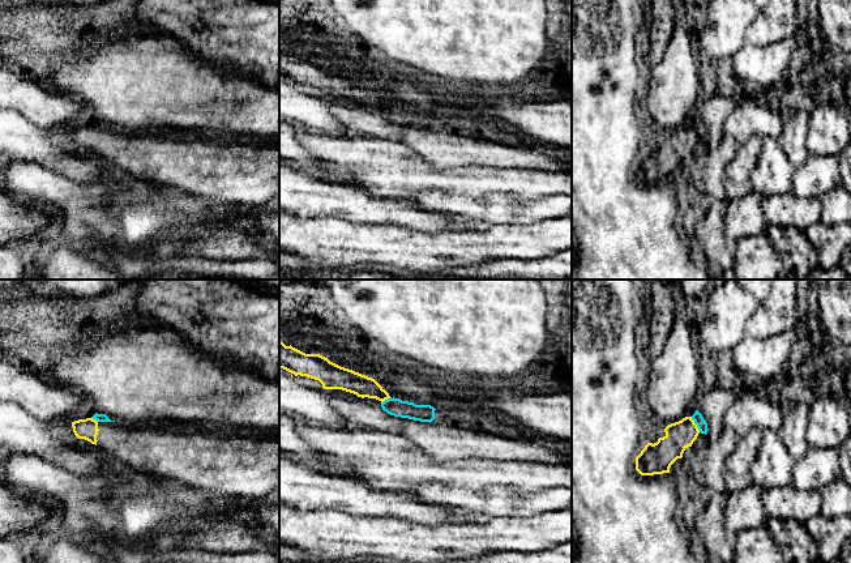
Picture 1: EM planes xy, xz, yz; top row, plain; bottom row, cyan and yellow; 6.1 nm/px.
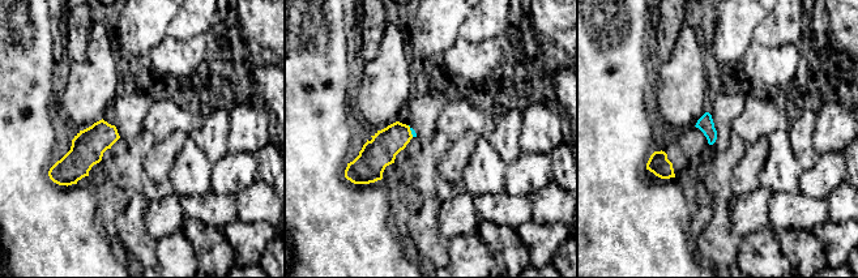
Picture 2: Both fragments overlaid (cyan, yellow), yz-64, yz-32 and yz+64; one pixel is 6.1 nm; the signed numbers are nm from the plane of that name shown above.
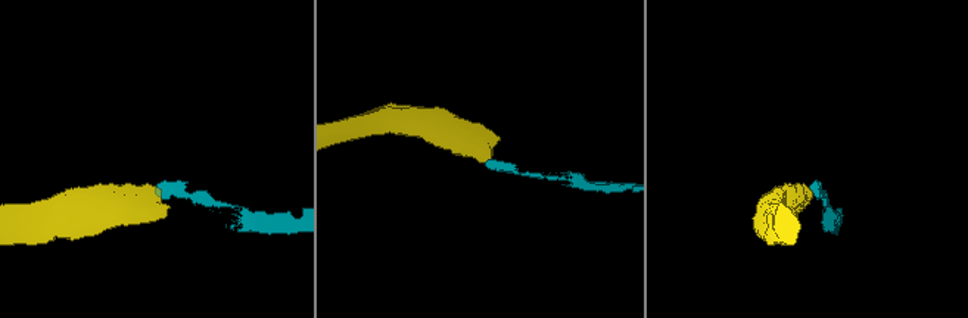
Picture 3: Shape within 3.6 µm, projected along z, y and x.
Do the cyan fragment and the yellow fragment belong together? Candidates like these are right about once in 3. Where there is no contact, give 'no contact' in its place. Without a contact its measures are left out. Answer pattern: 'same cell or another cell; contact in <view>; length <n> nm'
another cell; contact in yz; length 110 nm

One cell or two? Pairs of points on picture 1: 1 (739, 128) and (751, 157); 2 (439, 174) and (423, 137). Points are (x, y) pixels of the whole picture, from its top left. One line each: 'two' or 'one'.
1: two
2: two

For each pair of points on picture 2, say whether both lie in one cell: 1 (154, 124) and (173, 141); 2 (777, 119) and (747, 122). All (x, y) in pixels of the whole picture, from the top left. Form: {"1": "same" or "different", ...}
{"1": "different", "2": "same"}

